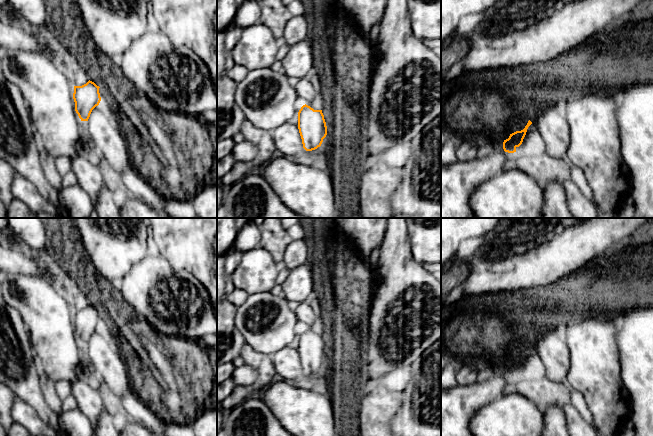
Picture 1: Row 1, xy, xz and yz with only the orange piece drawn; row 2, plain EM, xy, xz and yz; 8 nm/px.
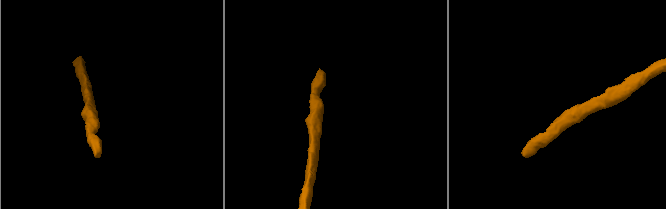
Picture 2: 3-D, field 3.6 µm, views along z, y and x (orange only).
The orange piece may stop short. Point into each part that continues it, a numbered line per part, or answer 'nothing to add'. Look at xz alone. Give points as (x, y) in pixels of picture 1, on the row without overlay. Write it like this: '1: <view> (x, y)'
nothing to add

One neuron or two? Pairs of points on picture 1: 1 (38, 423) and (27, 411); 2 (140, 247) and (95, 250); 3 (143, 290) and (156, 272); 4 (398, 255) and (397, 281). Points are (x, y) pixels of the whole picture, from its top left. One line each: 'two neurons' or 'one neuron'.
1: one neuron
2: one neuron
3: one neuron
4: one neuron

